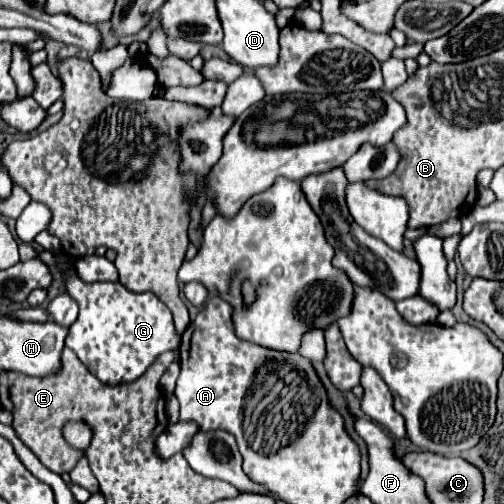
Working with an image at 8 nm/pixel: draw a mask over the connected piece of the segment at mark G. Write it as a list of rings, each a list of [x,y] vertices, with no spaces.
[[[56,254],[56,258],[56,268],[64,276],[66,294],[78,302],[80,310],[66,336],[66,346],[76,352],[100,382],[108,386],[134,382],[160,354],[178,348],[180,336],[176,334],[172,314],[152,292],[136,294],[120,282],[88,284],[78,276],[74,264],[64,260],[60,254]]]

